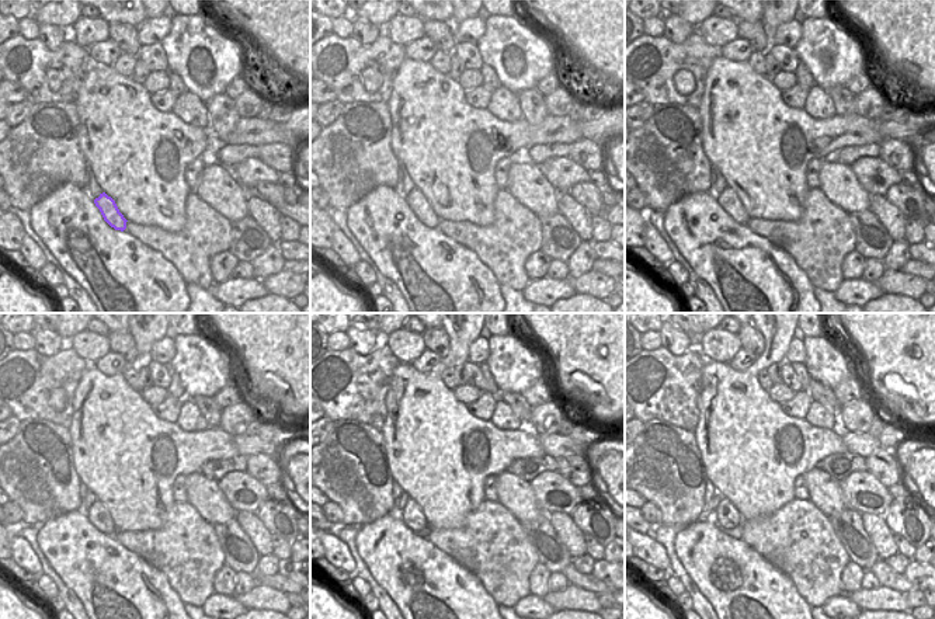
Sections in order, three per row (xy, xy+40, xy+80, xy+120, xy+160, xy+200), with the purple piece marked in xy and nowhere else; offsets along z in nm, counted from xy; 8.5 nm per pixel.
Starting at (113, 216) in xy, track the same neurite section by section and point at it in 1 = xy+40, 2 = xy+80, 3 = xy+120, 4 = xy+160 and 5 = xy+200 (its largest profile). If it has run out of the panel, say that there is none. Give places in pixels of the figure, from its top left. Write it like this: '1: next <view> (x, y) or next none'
1: next xy+40 (421, 208)
2: next xy+80 (727, 200)
3: next xy+120 (97, 514)
4: next xy+160 (412, 515)
5: next xy+200 (726, 515)

